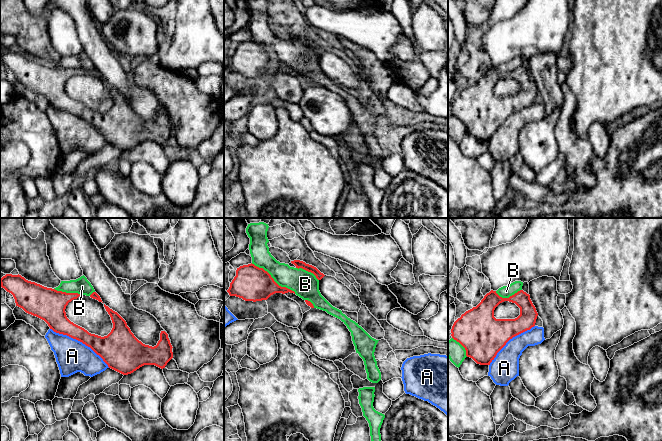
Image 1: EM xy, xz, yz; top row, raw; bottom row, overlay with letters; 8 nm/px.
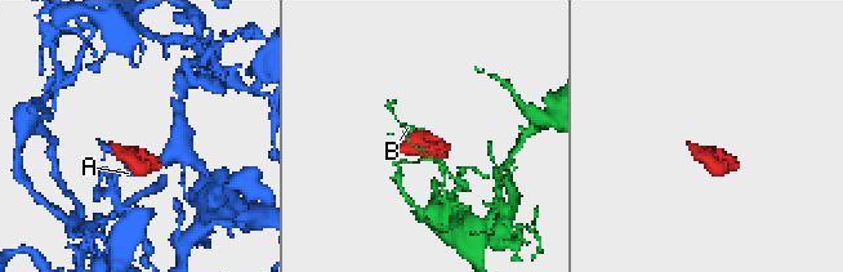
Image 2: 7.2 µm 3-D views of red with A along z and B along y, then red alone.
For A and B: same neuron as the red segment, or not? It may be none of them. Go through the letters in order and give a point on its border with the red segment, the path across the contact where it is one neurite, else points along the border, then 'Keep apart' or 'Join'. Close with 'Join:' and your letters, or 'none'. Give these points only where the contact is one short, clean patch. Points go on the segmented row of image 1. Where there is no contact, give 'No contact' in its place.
A: Touches red at xy (80, 341). Keep apart
B: Touches red at xz (273, 279). Keep apart
Join: none

